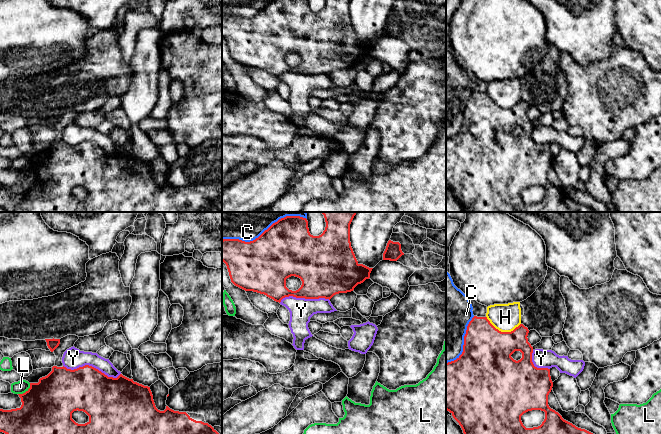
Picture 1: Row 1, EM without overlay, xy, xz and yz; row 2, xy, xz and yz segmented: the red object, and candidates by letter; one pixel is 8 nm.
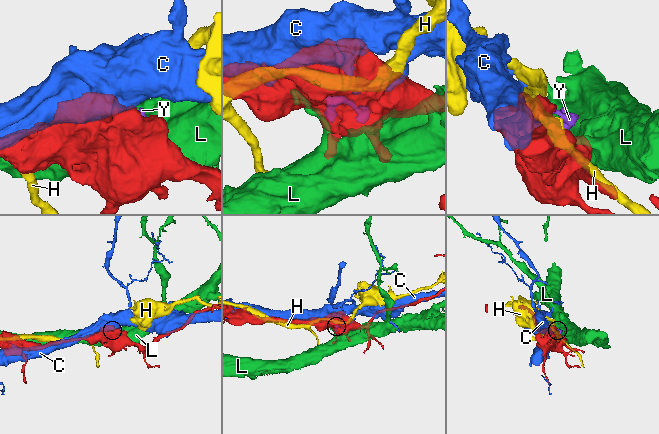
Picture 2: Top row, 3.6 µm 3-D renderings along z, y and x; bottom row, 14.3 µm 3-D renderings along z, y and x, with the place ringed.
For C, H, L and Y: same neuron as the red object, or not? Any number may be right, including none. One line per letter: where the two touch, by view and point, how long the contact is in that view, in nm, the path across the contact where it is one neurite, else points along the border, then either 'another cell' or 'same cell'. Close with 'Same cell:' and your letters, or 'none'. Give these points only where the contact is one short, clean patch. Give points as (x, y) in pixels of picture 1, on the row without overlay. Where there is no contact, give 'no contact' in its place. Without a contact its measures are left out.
C: xz (247, 18) | 420 nm | another cell
H: yz (502, 108) | 280 nm | another cell
L: xy (26, 167) | 140 nm | another cell
Y: xy (91, 142) | 460 nm | another cell
Same cell: none

